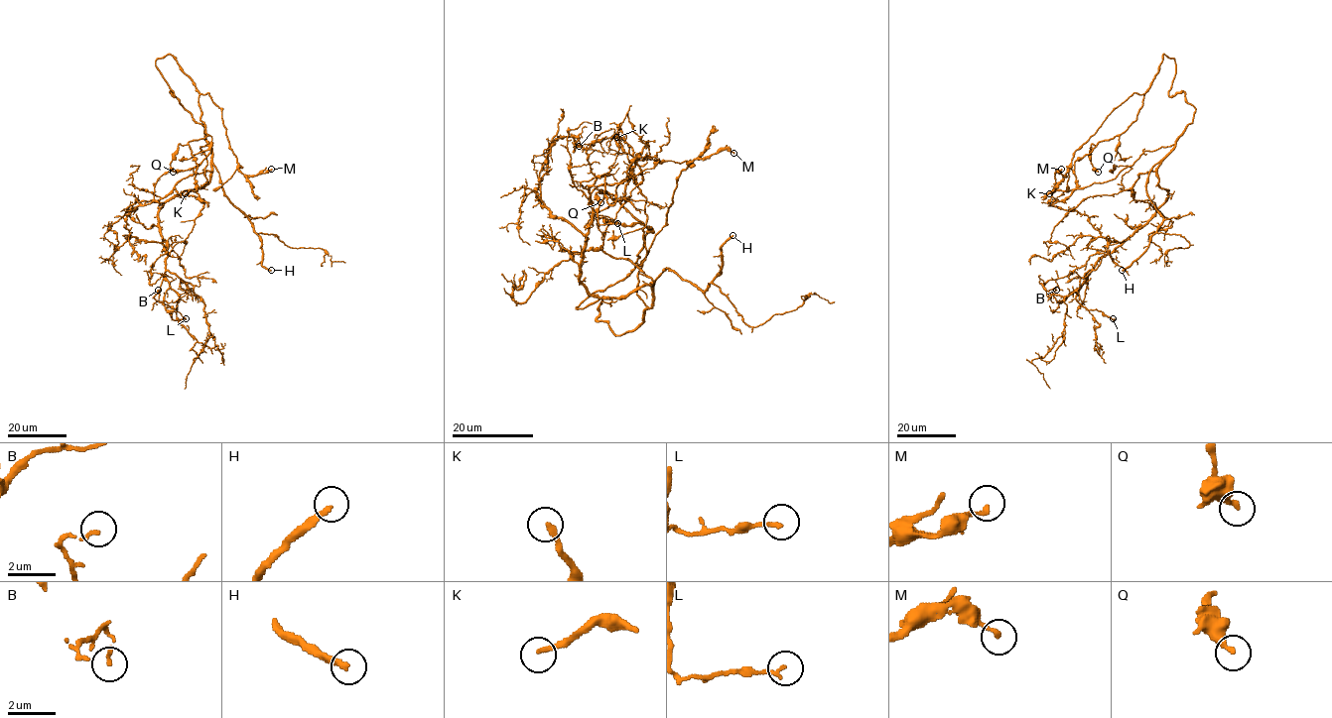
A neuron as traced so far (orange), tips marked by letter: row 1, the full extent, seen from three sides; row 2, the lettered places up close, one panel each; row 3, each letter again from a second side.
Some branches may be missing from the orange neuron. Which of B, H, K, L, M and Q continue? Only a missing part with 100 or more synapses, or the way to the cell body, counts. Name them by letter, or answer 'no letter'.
H, K

